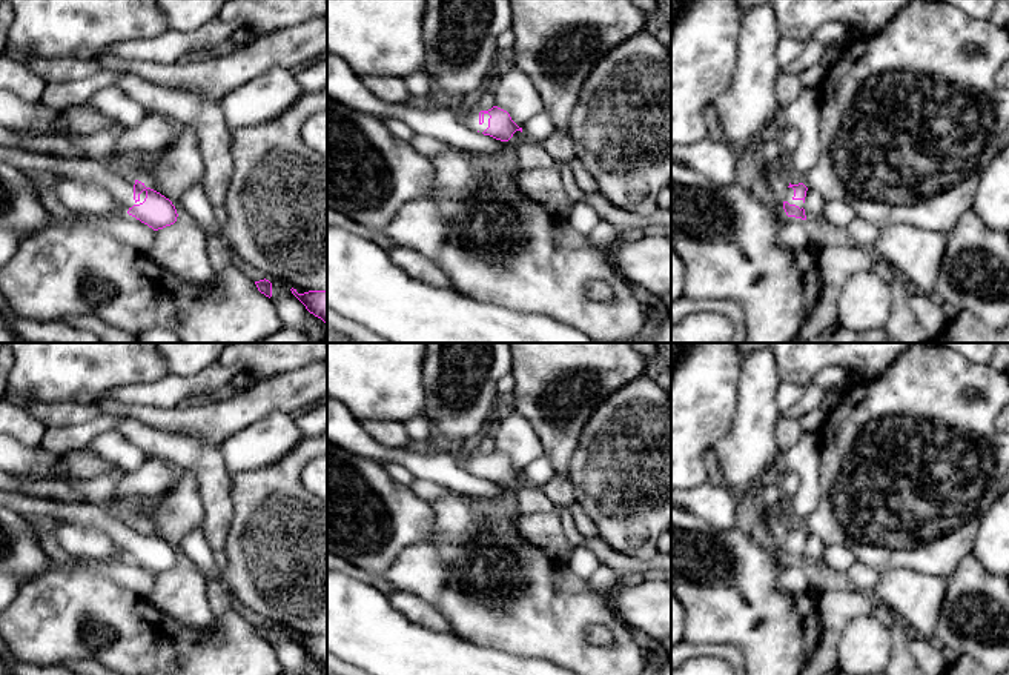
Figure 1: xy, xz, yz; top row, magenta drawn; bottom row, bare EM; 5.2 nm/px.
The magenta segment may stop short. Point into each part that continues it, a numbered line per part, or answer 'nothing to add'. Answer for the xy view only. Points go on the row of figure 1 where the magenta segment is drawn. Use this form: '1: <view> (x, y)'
1: xy (105, 172)

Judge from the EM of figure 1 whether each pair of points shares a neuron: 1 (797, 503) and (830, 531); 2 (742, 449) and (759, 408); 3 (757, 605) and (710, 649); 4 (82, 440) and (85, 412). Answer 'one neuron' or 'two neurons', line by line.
1: two neurons
2: one neuron
3: two neurons
4: two neurons

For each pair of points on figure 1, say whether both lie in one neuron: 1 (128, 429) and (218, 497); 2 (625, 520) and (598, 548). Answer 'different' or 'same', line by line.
1: same
2: different

